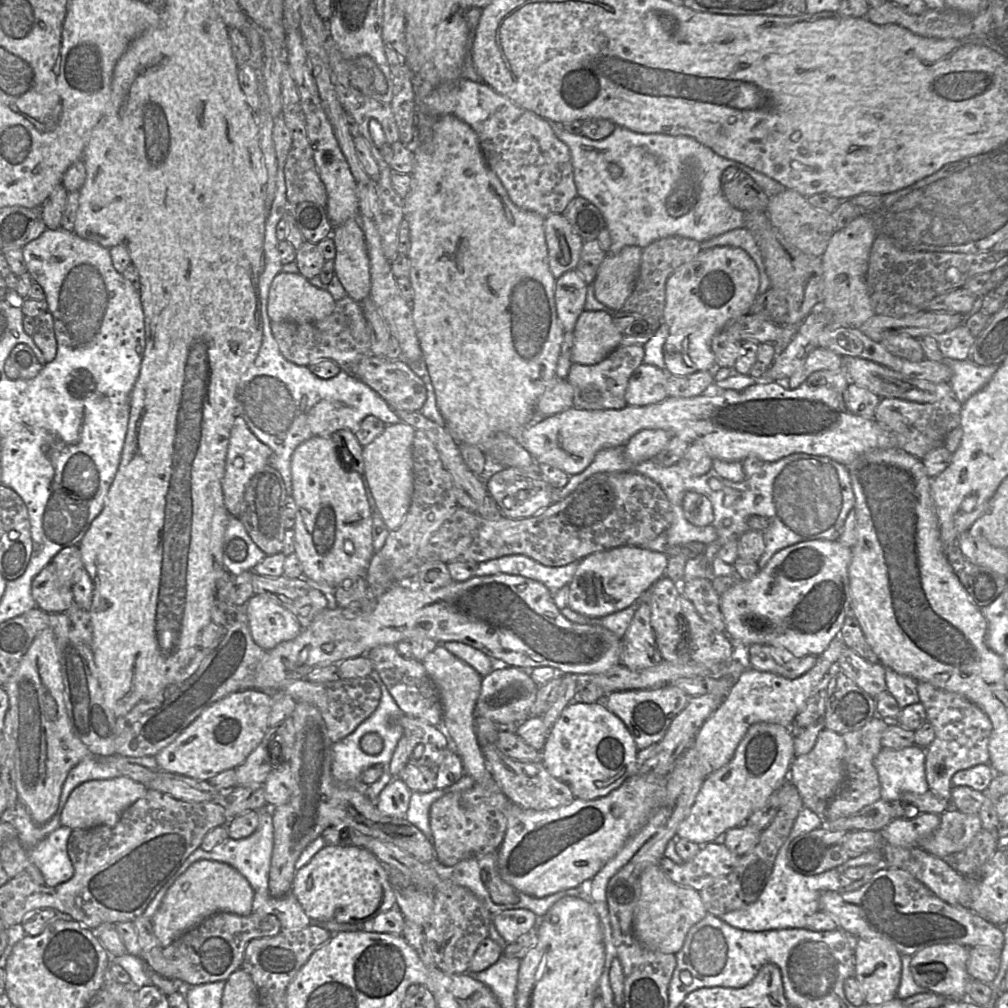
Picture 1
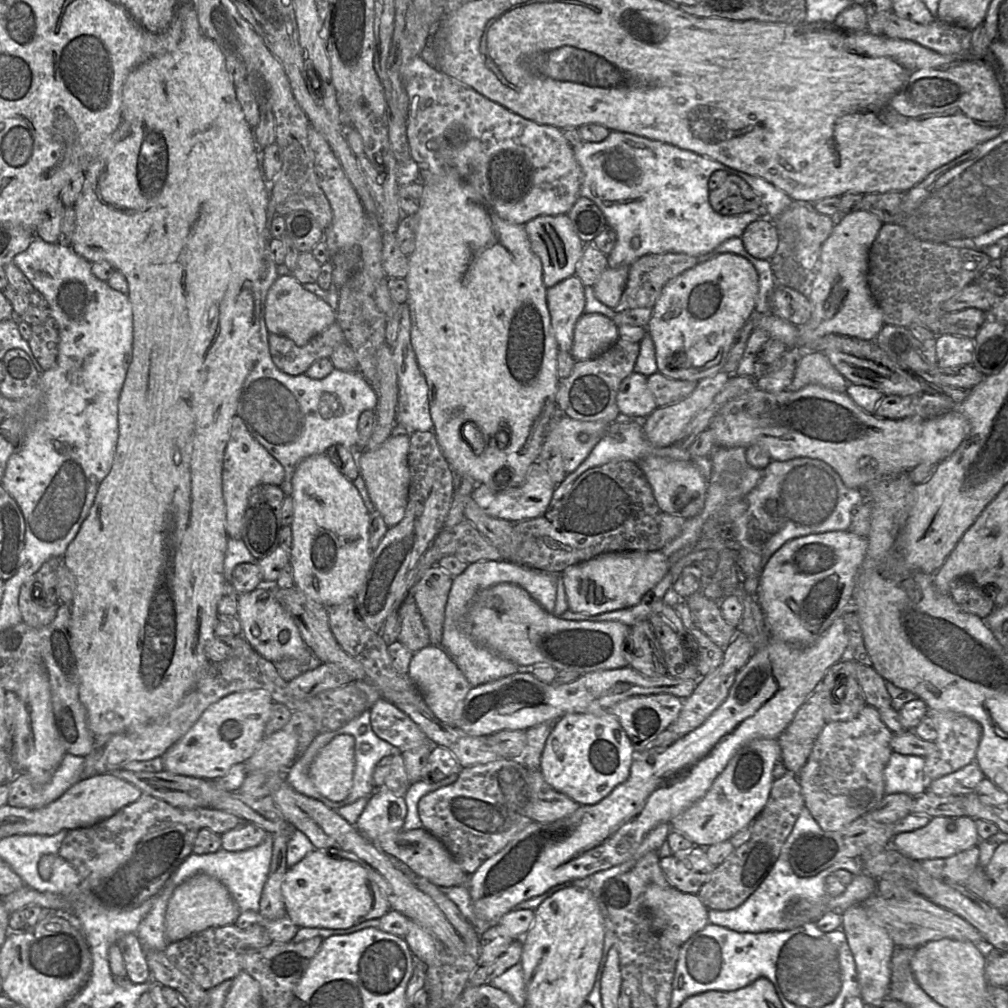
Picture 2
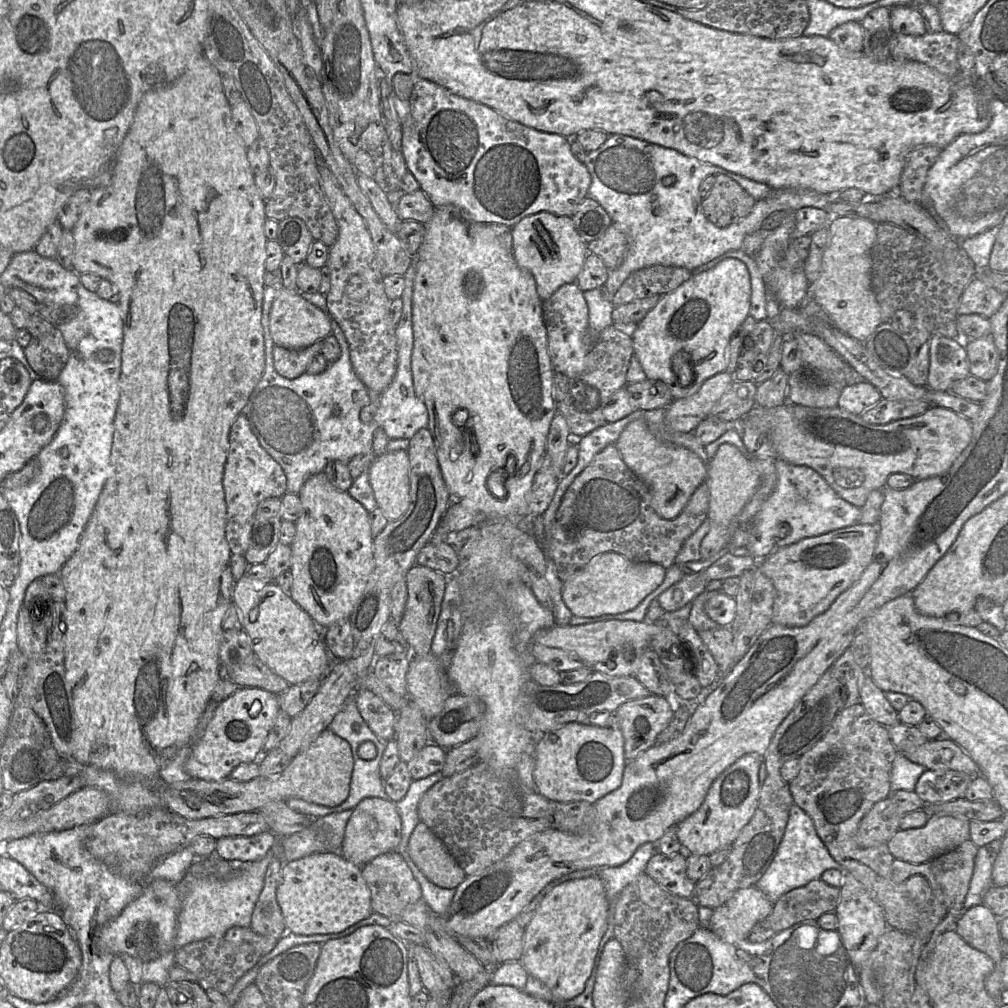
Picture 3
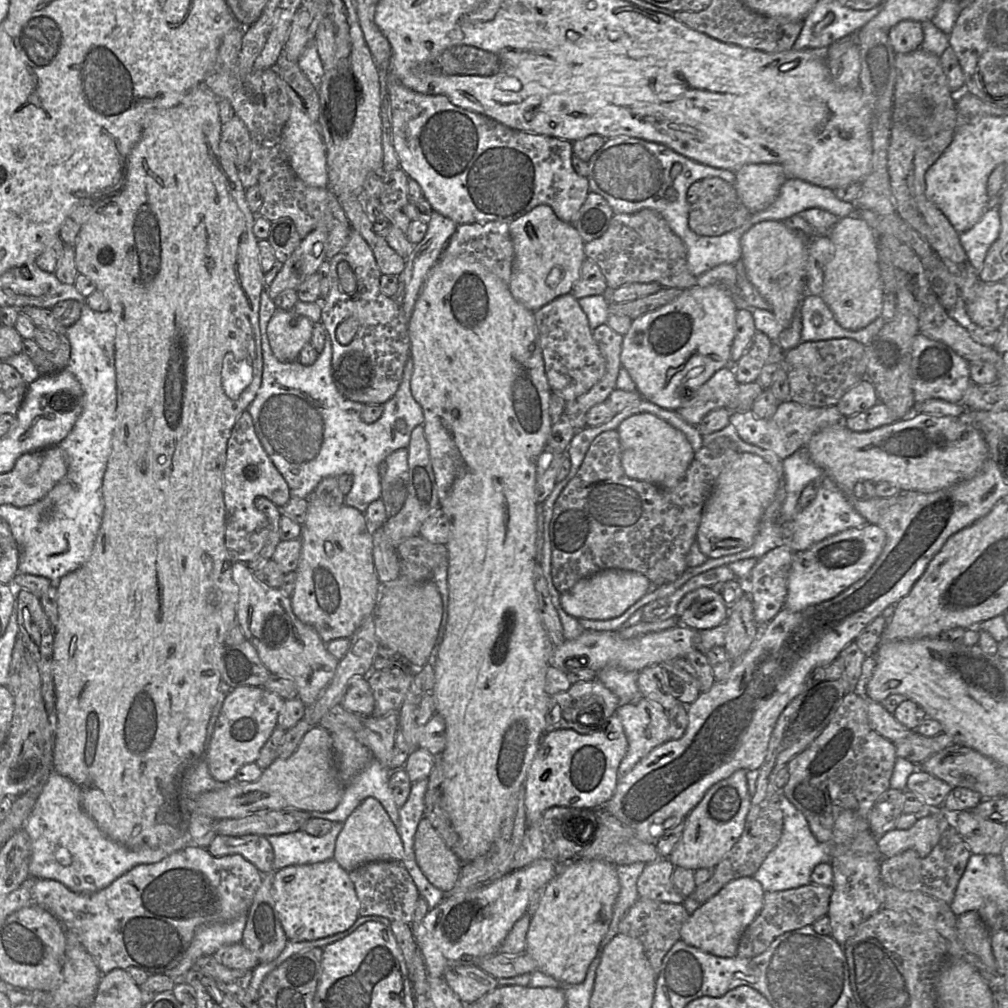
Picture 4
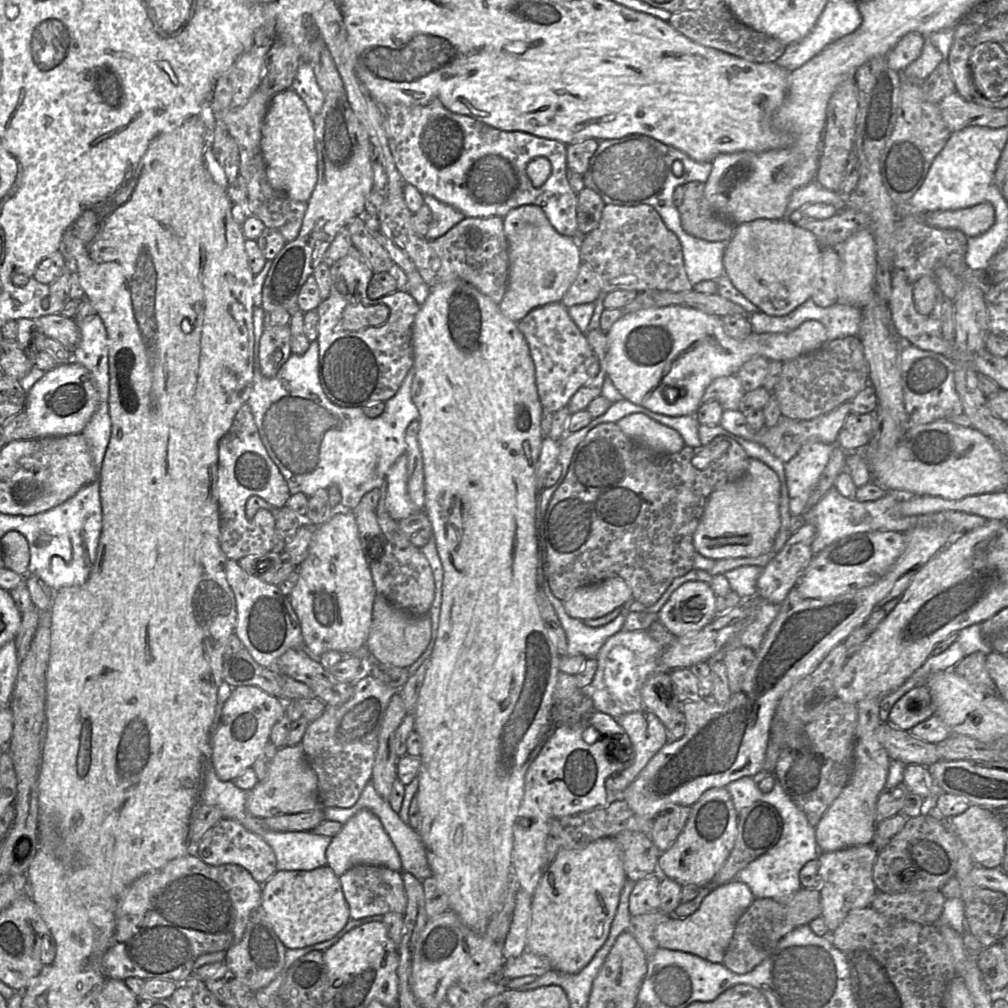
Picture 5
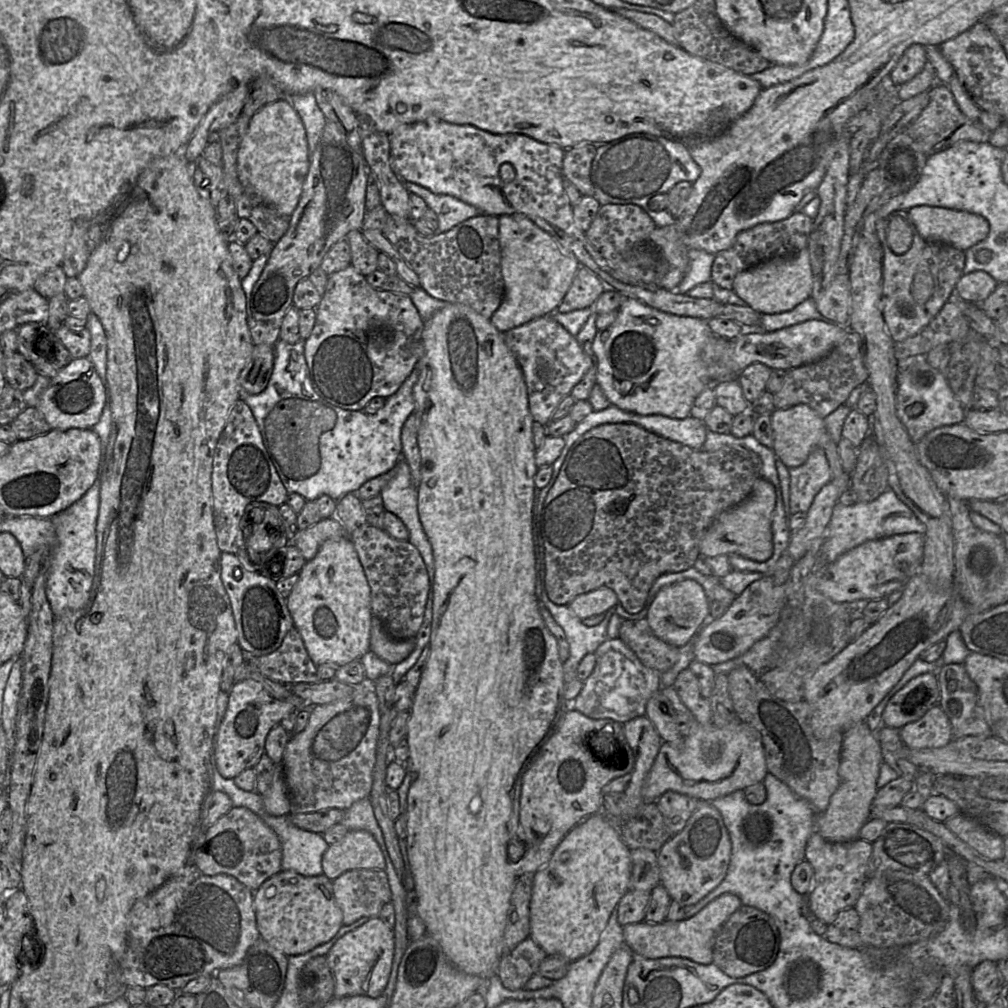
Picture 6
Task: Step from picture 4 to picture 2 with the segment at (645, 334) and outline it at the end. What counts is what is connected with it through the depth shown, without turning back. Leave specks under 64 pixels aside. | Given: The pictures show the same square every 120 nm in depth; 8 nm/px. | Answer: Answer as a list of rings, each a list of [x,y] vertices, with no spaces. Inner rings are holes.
[[[722,253],[705,262],[698,263],[696,266],[684,271],[680,275],[671,279],[662,289],[660,296],[658,297],[656,304],[652,309],[652,315],[650,321],[646,327],[646,333],[651,336],[655,346],[655,356],[658,372],[674,380],[685,380],[699,382],[707,377],[711,377],[717,374],[719,371],[723,371],[728,354],[731,348],[731,344],[735,334],[741,329],[746,322],[748,322],[755,311],[755,305],[758,295],[758,274],[753,264],[741,255],[734,253]],[[683,353],[685,355],[685,363],[682,368],[671,367],[671,358]]]

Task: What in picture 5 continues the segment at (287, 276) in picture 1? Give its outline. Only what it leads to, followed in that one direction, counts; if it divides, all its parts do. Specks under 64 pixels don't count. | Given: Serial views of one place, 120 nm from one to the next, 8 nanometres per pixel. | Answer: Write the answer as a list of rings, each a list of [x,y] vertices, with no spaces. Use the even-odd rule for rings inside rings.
[[[289,325],[265,328],[260,338],[258,362],[261,374],[273,378],[288,360],[291,352]]]

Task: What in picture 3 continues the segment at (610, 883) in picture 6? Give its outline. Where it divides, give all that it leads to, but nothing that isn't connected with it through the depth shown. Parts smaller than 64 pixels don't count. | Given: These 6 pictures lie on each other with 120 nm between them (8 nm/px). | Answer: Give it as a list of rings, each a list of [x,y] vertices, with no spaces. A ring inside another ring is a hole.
[[[594,875],[555,886],[543,897],[525,927],[520,962],[529,975],[550,990],[556,1007],[583,992],[607,928],[607,916],[608,899],[604,884]]]

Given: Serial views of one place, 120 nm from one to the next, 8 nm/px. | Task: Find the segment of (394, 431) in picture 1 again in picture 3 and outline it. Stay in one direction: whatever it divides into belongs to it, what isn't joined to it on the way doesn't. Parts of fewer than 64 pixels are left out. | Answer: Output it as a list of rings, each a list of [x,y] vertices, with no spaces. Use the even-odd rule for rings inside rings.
[[[386,451],[371,462],[368,473],[378,506],[386,518],[399,519],[409,507],[408,452]]]

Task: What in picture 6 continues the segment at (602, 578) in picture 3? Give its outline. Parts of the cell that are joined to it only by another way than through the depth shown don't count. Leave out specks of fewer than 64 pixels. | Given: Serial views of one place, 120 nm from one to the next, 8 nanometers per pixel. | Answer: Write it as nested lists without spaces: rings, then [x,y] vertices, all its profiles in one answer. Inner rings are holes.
[[[604,586],[578,595],[568,607],[579,619],[584,620],[605,613],[617,604],[616,593]]]

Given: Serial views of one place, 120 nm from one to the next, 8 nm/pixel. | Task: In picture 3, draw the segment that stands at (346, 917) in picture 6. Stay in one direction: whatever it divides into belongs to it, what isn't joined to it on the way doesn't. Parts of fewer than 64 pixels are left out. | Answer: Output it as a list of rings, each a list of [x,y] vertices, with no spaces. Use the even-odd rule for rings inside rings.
[[[397,851],[381,854],[361,868],[362,876],[371,893],[372,912],[390,919],[400,919],[402,911],[422,898],[419,882],[413,876],[406,861]]]

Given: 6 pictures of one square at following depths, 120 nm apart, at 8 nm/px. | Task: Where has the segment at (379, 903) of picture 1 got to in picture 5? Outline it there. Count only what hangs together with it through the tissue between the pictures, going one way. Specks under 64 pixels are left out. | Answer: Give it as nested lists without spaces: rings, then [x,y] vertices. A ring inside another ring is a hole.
[[[328,865],[311,871],[276,871],[262,886],[261,907],[287,949],[300,949],[330,940],[350,919],[340,879]]]

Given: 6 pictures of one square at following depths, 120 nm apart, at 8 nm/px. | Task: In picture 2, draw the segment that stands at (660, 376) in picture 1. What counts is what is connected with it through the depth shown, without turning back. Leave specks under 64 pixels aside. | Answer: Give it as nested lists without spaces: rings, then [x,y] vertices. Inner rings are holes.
[[[632,372],[622,381],[616,403],[620,418],[645,419],[657,408],[647,386],[647,377],[636,372]]]

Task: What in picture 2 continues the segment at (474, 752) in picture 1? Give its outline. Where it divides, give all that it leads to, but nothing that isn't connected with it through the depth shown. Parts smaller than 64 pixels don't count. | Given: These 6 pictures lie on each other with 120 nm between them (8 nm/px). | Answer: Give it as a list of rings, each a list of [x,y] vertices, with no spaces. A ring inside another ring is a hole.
[[[429,645],[415,652],[409,664],[408,675],[422,695],[431,712],[443,723],[456,725],[464,699],[472,688],[442,645]]]

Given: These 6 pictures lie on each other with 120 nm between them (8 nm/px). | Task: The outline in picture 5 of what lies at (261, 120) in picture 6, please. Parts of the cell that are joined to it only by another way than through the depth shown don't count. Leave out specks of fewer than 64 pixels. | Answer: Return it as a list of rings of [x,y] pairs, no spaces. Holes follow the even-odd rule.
[[[292,89],[274,95],[261,128],[261,151],[269,184],[290,198],[307,202],[317,183],[314,121],[302,98]]]

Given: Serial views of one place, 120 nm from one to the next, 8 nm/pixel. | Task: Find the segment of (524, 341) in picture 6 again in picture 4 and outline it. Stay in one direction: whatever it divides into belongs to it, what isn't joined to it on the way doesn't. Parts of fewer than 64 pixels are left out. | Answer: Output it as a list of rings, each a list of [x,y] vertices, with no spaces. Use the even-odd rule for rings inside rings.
[[[571,293],[559,296],[535,311],[534,318],[542,349],[545,373],[553,394],[557,394],[569,402],[586,393],[603,378],[606,372],[606,361],[592,336],[586,314]]]

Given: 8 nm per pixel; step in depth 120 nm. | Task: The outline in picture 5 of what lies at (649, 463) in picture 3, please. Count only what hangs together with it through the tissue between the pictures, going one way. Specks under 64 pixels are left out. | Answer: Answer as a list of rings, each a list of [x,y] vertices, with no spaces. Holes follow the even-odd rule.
[[[645,414],[628,415],[618,422],[621,431],[642,449],[656,455],[674,454],[685,447],[681,435]]]

